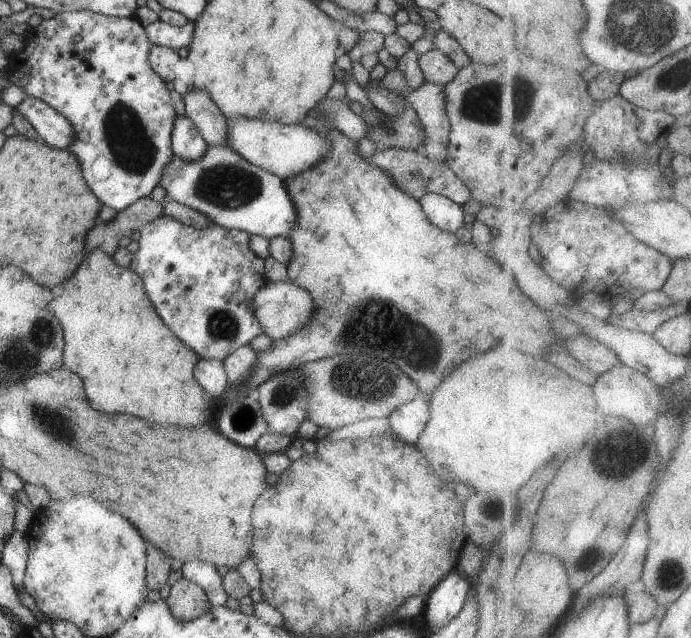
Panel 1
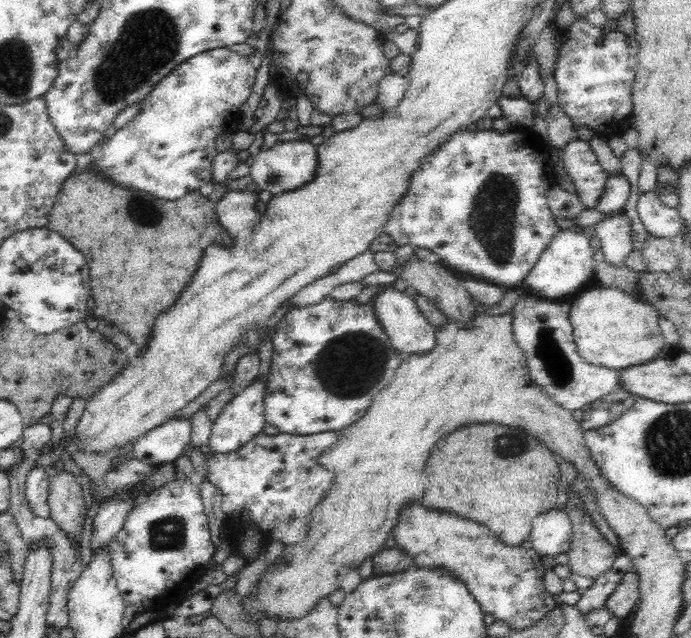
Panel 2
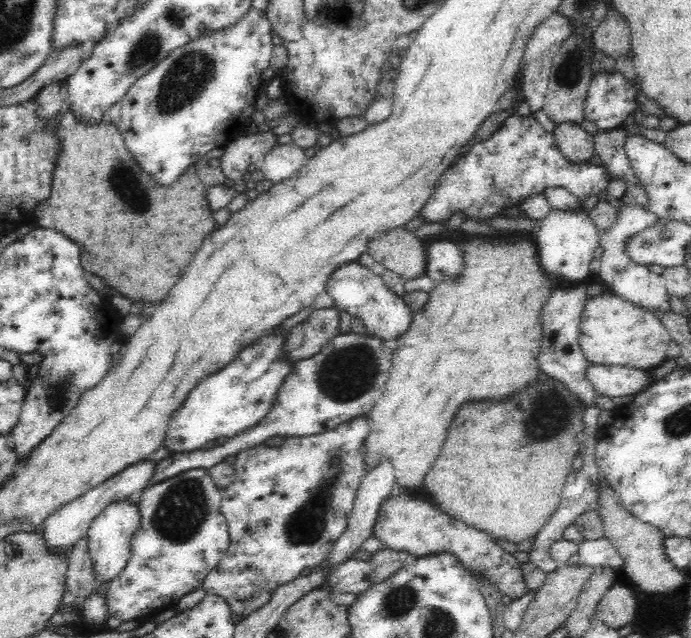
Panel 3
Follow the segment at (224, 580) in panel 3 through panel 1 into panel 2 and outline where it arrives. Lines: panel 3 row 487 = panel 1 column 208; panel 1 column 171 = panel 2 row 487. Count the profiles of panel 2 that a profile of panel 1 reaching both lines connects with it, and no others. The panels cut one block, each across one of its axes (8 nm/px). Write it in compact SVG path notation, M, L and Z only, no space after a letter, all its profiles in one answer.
M339 431L311 435L289 435L284 432L268 435L262 432L228 454L209 454L206 480L216 485L223 496L221 509L227 524L227 536L231 537L234 544L238 545L240 532L248 525L256 525L266 541L279 540L284 545L291 545L305 539L310 513L335 479L333 472L319 466L317 460L321 452L336 442L338 435Z

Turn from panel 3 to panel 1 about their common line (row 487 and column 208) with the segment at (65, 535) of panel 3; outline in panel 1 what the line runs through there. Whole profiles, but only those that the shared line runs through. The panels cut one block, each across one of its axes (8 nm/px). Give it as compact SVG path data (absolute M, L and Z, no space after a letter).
M189 88L183 95L185 114L196 124L208 146L222 146L228 142L228 124L220 108L206 90Z

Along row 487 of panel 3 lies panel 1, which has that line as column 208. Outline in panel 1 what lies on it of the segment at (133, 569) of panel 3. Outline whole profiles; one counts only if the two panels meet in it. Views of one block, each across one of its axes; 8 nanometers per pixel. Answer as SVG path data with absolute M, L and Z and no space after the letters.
M222 144L208 146L198 162L184 162L182 158L172 156L158 184L166 190L168 200L204 214L215 225L271 239L288 237L298 218L284 182L276 174L250 164L227 144Z

